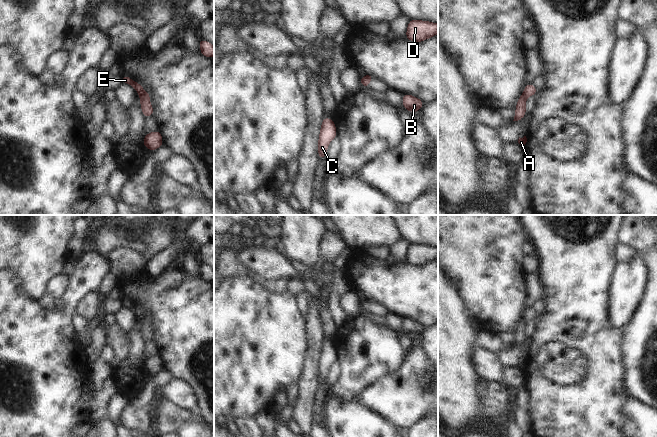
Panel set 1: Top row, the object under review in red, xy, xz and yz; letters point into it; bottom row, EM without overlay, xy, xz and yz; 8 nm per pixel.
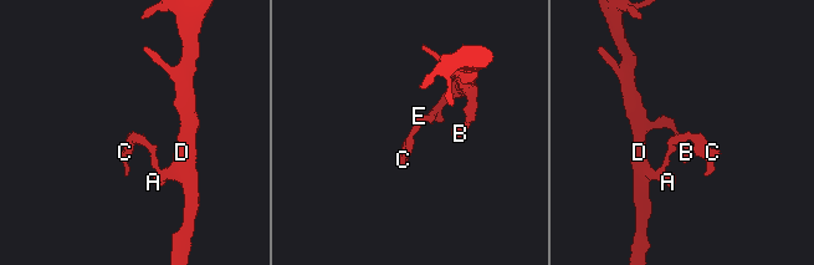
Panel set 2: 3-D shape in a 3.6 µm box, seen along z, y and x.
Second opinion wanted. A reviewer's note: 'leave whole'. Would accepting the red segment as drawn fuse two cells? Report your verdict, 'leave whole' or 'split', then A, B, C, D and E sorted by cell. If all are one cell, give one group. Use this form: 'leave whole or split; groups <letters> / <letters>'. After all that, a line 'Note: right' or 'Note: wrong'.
split; groups A B D / C E
Note: wrong

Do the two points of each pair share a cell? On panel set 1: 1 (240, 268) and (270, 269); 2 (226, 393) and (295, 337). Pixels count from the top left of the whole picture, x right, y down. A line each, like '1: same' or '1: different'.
1: different
2: same

